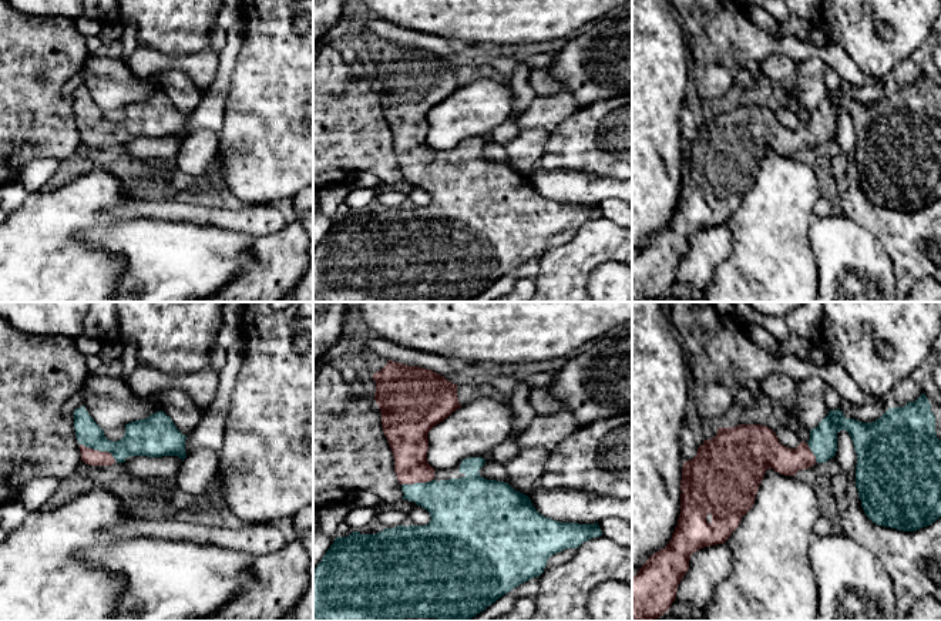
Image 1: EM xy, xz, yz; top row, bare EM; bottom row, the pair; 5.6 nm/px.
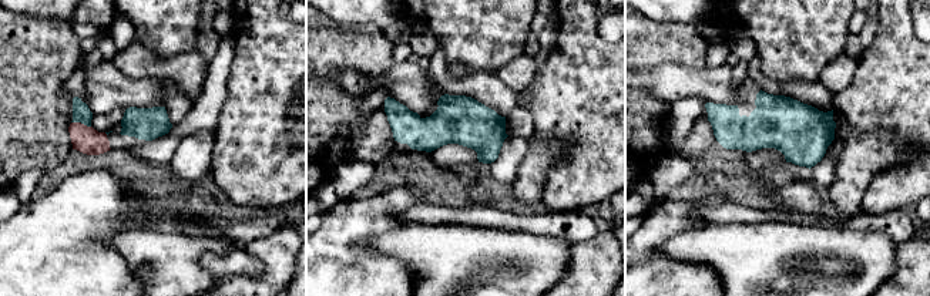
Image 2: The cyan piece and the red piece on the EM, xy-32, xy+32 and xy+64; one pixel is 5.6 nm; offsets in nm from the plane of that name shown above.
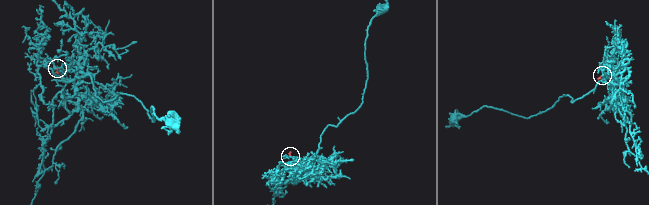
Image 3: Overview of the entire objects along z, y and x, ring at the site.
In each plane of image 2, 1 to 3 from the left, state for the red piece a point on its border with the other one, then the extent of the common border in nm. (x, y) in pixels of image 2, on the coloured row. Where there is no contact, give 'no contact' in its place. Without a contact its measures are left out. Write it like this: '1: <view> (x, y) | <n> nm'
1: xy-32 (81, 123) | 120 nm
2: no contact
3: no contact

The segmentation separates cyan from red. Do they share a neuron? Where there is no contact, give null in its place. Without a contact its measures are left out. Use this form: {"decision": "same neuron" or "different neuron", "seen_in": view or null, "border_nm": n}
{"decision": "same neuron", "seen_in": "xy", "border_nm": 240}

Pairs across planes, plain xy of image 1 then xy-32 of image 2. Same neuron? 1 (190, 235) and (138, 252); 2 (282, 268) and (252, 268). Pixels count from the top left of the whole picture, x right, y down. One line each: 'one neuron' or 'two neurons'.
1: one neuron
2: two neurons

